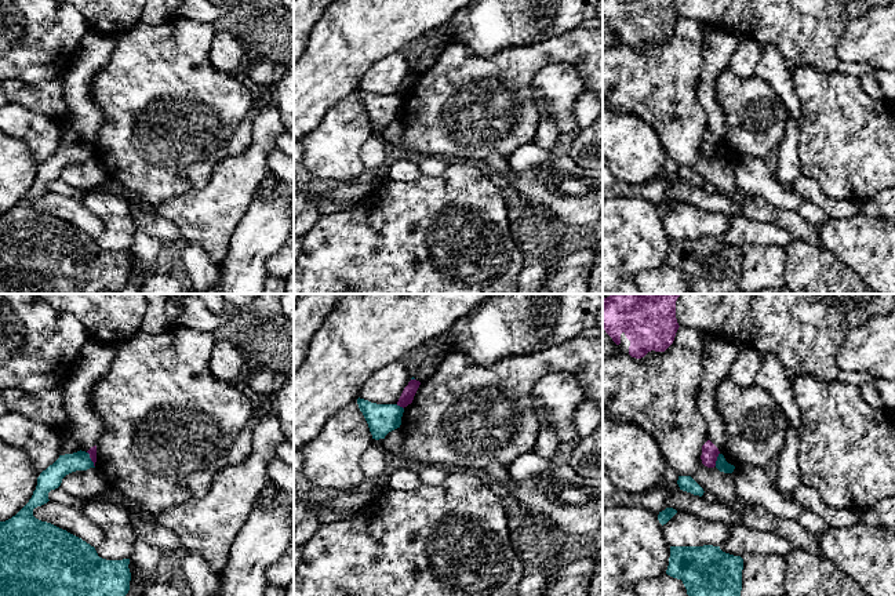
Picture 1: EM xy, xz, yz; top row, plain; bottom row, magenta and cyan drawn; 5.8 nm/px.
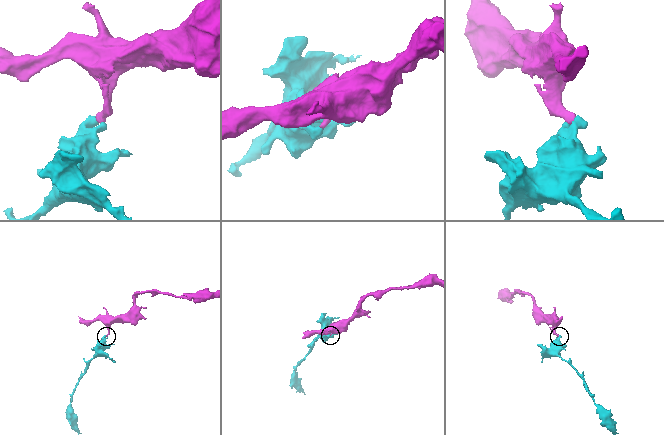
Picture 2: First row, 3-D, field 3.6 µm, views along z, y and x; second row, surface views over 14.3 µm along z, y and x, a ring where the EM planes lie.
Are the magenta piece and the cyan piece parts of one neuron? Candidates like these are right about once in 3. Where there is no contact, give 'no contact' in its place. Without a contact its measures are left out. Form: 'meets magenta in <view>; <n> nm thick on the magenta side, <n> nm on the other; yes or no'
meets magenta in yz; 100 nm thick on the magenta side, 70 nm on the other; no

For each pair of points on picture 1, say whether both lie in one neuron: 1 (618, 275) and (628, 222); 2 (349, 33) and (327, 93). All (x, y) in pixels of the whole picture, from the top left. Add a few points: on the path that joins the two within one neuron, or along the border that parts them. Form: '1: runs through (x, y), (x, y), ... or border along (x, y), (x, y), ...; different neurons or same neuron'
1: runs through (618, 262), (618, 240), (624, 235); same neuron
2: runs through (342, 47), (327, 72), (327, 77); same neuron

